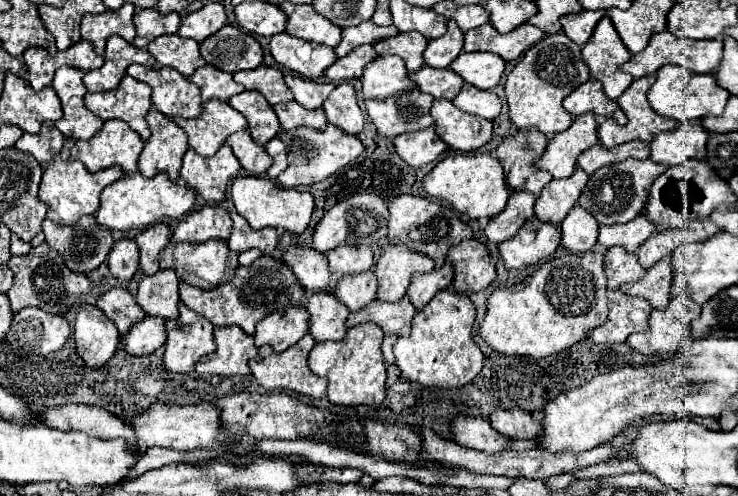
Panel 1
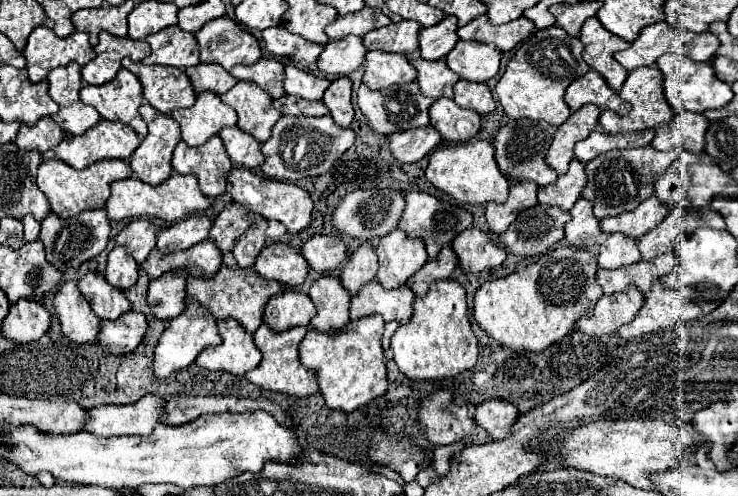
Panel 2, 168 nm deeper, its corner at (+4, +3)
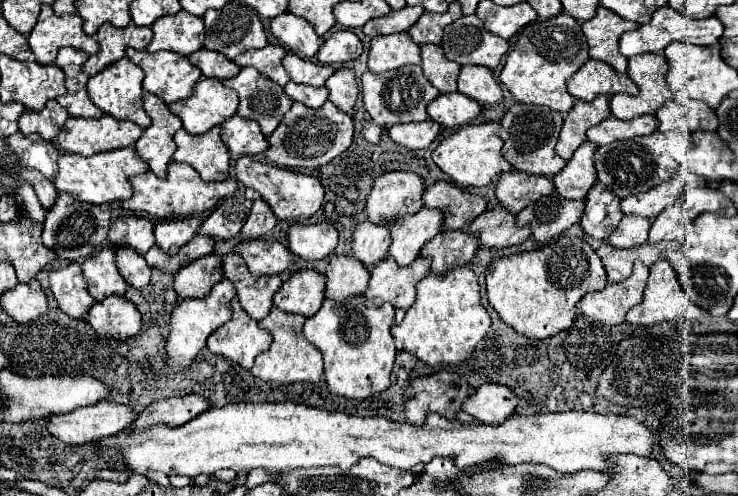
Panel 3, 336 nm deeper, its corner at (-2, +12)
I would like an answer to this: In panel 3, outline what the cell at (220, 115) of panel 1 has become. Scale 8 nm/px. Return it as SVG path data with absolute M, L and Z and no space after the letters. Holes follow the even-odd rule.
M201 78L191 98L169 106L183 120L183 128L191 134L203 134L213 126L235 116L239 106L237 94L223 86L217 78Z

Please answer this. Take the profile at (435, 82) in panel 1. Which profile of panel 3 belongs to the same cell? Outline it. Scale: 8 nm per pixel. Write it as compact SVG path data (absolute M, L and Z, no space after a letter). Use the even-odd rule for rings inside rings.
M423 44L421 46L421 68L427 76L427 80L439 90L439 92L455 92L457 90L457 76L461 72L461 66L449 58L445 58L443 48L437 44Z

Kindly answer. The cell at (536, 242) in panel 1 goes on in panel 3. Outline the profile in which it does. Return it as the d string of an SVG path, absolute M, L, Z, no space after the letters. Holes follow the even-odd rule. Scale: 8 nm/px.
M551 194L523 208L517 214L517 226L527 226L531 230L531 240L545 244L577 224L583 214L583 206L583 200L567 200L563 196Z

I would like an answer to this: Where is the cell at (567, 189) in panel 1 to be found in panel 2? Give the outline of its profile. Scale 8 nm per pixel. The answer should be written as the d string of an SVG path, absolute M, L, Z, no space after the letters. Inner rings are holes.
M573 159L569 165L569 171L565 175L559 175L557 183L545 185L539 189L539 203L557 205L569 211L575 205L575 201L581 197L585 183L587 183L587 175L583 171L583 163Z

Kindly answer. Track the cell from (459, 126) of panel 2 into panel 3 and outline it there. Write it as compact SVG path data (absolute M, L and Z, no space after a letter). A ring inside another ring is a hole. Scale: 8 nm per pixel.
M453 92L453 94L441 94L439 98L435 98L427 106L427 112L431 120L435 120L445 128L461 128L479 116L481 106L477 100L461 92Z

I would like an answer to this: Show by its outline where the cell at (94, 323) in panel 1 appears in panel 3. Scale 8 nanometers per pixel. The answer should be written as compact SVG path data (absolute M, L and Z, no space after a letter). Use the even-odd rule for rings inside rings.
M79 264L51 270L49 282L59 310L75 320L85 320L91 306L95 304L95 298L91 298L87 292L87 282L83 280Z

